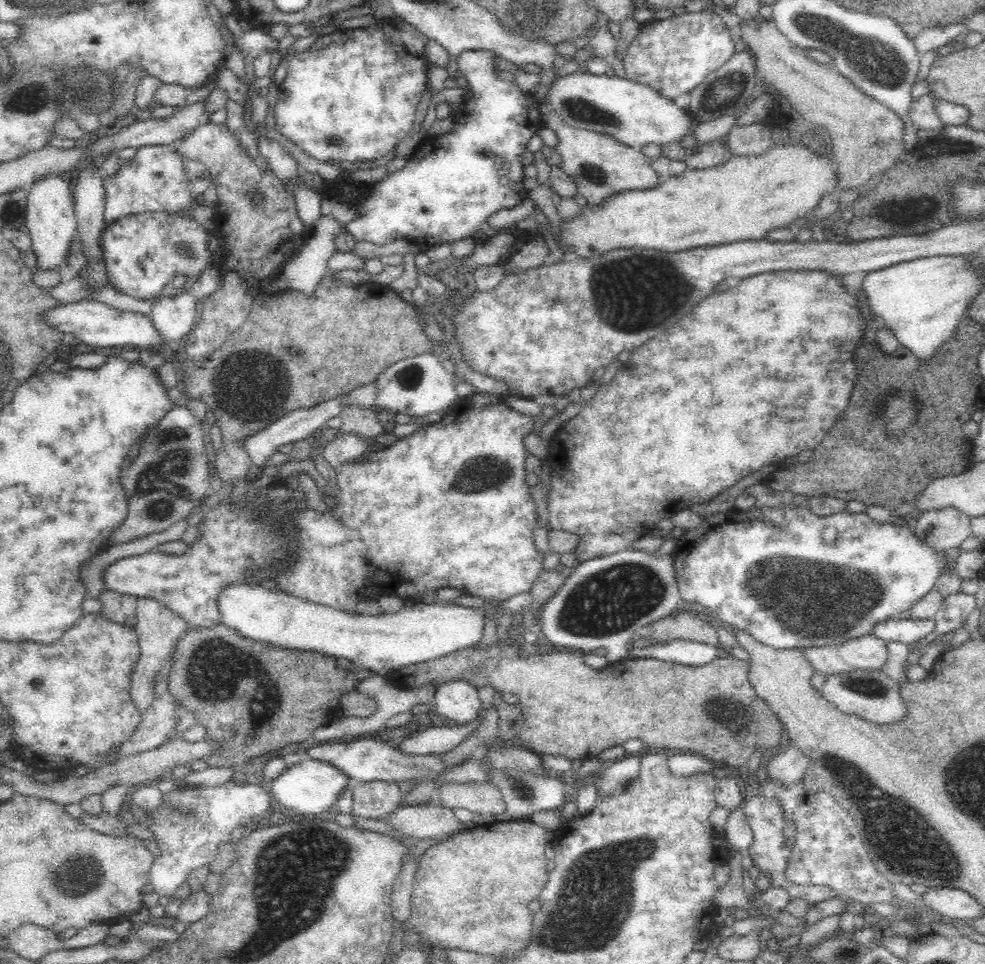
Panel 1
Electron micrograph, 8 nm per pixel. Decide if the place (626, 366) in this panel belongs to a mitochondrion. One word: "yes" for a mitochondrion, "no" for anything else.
no

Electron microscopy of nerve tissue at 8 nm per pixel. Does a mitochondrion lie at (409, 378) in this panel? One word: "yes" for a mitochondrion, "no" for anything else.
yes

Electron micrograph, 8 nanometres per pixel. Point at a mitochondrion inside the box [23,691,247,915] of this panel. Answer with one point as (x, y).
(80, 877)

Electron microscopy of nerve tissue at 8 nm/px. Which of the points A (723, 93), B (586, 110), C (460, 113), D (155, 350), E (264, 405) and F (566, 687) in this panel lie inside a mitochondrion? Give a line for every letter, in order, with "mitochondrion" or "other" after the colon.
A: mitochondrion
B: mitochondrion
C: other
D: other
E: mitochondrion
F: other

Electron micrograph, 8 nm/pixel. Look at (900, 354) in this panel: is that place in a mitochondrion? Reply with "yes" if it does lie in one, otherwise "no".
no

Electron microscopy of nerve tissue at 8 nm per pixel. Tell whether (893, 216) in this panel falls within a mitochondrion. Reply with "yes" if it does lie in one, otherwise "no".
yes

